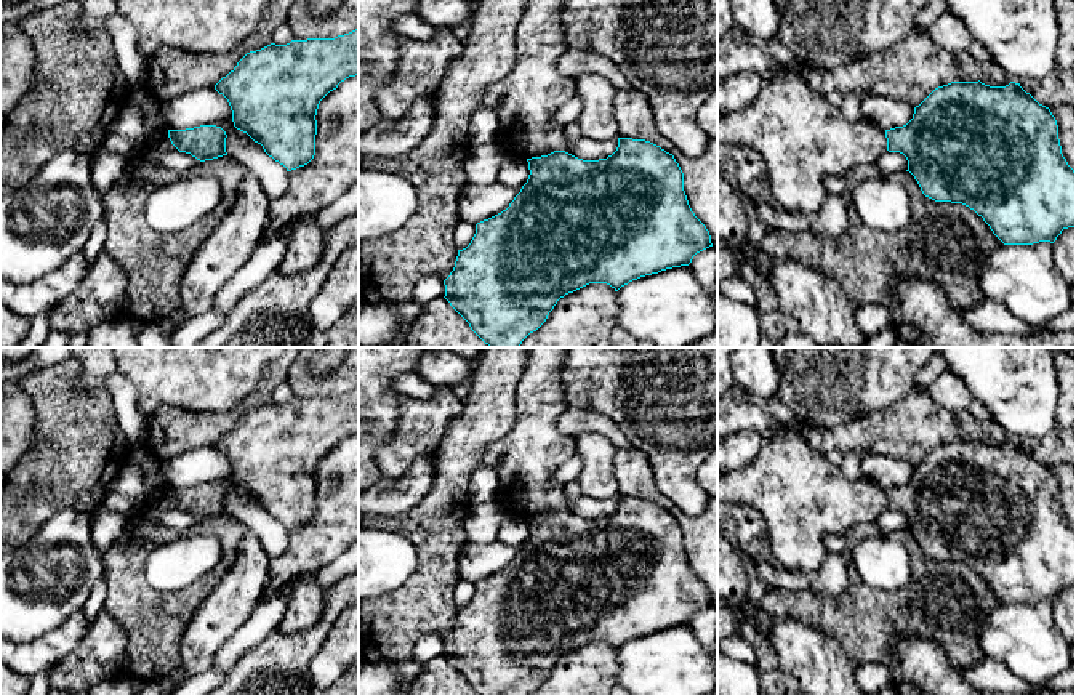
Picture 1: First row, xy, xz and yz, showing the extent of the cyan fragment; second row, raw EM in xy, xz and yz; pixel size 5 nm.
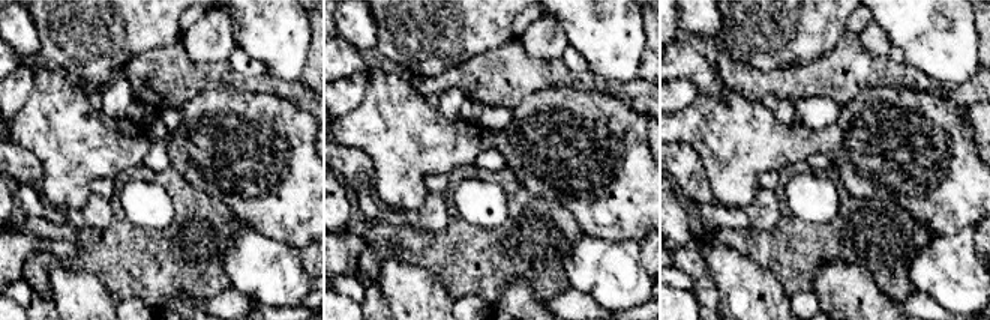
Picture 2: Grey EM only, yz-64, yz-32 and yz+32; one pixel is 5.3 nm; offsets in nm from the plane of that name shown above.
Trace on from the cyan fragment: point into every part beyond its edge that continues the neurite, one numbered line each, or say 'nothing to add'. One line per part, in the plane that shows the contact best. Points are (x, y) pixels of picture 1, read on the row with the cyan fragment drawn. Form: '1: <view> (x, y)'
1: xz (525, 101)

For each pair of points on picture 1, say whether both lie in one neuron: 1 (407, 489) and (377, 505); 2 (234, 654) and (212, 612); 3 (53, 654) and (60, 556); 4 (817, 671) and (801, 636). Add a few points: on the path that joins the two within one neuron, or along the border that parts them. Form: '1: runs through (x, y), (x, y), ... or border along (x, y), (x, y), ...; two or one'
1: runs through (399, 495), (385, 498); one
2: border along (252, 612), (221, 646), (210, 666); two
3: border along (80, 610), (44, 634), (20, 642); two
4: runs through (814, 663), (801, 649), (801, 644); one

